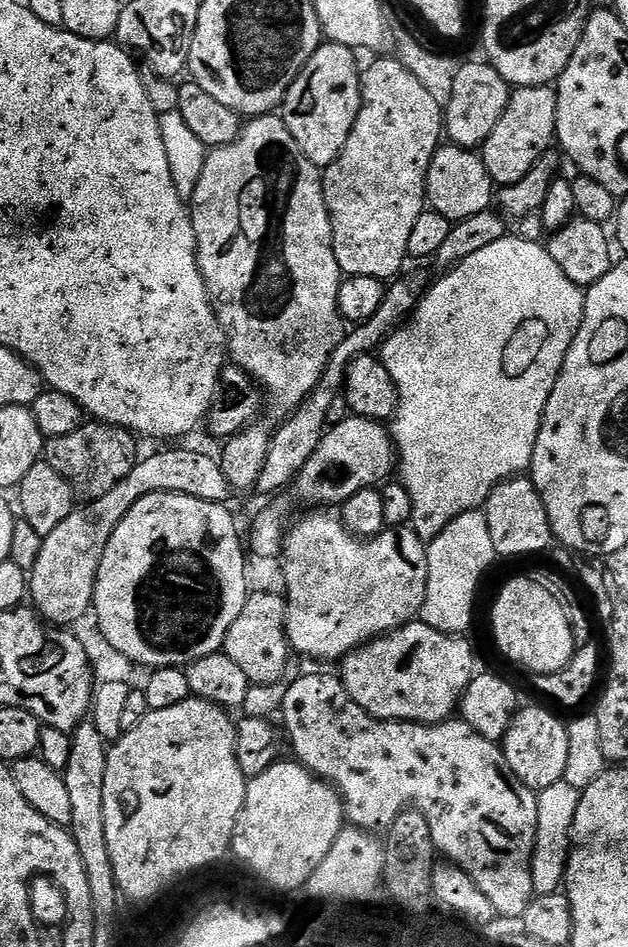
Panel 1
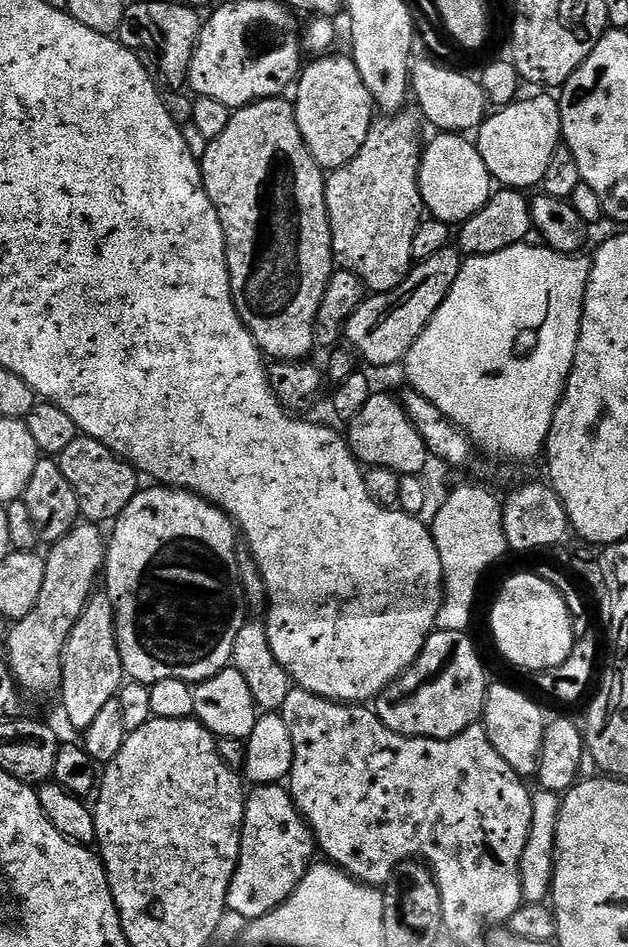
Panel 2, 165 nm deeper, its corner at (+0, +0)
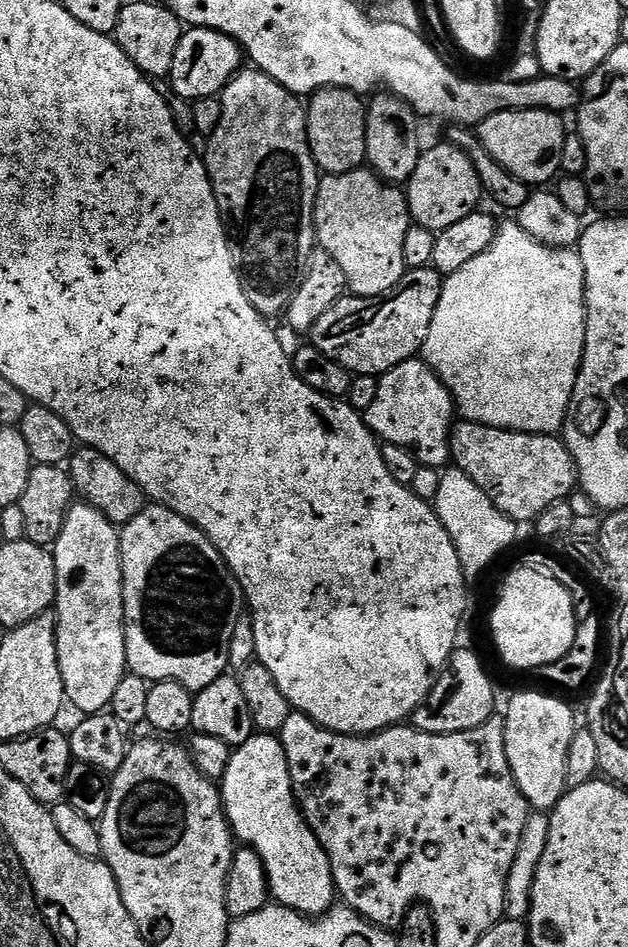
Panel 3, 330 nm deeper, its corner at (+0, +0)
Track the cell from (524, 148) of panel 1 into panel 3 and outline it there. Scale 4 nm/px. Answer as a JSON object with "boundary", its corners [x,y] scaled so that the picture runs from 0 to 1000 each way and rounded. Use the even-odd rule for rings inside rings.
{"boundary":[[[795,118],[763,132],[761,143],[771,157],[818,188],[842,196],[873,196],[887,189],[895,171],[901,136],[892,127],[884,118]]]}

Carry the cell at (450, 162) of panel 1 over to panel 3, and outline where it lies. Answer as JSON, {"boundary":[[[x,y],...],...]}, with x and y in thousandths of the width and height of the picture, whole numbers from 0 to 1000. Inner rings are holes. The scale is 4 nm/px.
{"boundary":[[[702,150],[696,156],[688,156],[683,161],[682,157],[670,159],[666,175],[650,189],[646,206],[651,229],[678,243],[697,247],[710,243],[710,239],[736,234],[736,230],[766,219],[768,200],[745,162],[732,156],[721,156],[712,150]]]}

